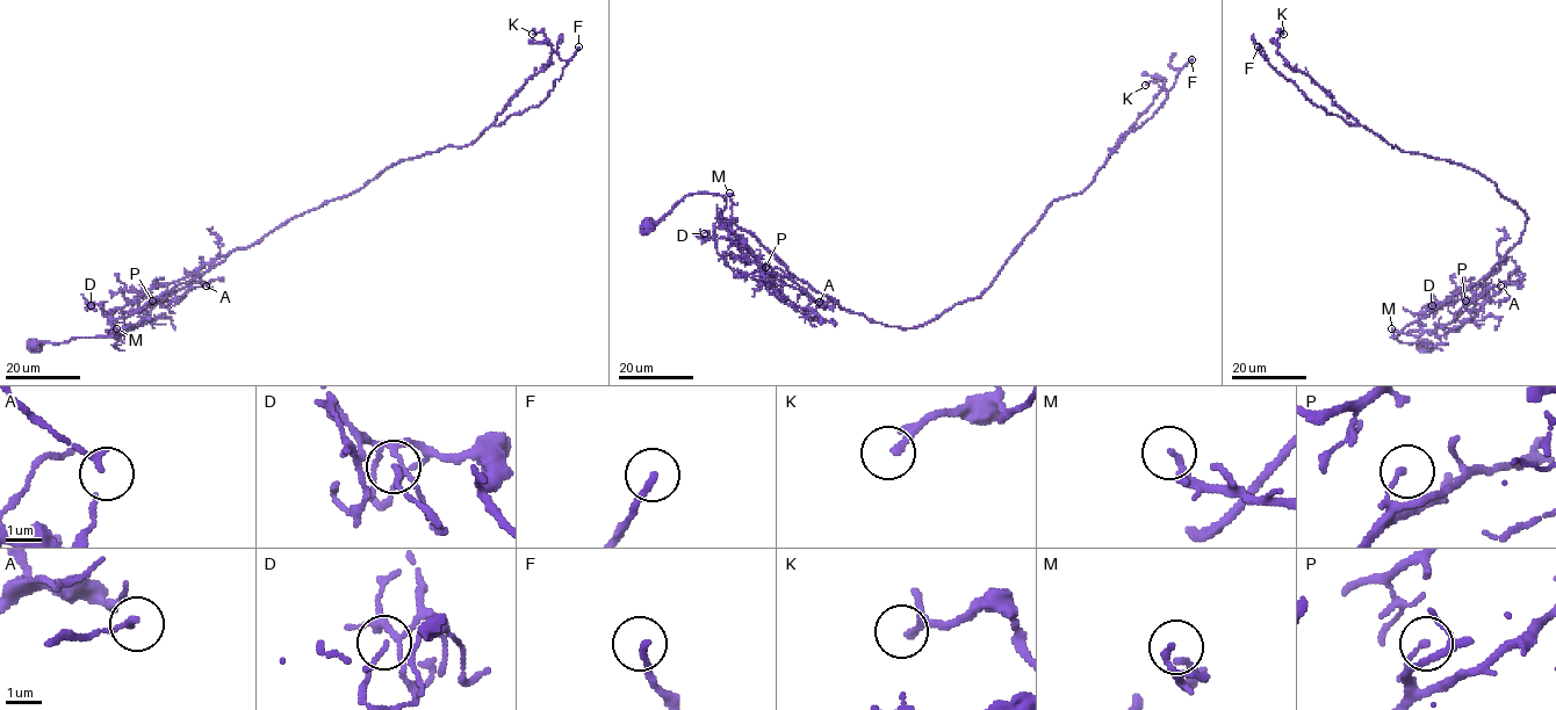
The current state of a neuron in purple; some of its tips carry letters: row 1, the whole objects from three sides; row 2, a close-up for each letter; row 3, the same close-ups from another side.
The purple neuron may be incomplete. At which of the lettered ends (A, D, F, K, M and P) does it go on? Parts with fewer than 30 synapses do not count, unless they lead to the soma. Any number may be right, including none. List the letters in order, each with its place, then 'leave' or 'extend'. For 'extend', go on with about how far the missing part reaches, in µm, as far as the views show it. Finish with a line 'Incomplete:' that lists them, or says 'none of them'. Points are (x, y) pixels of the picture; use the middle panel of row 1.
A: at (819, 302); leave
D: at (704, 233); leave
F: at (1191, 59); leave
K: at (1145, 85); leave
M: at (729, 193); leave
P: at (765, 267); leave
Incomplete: none of them

